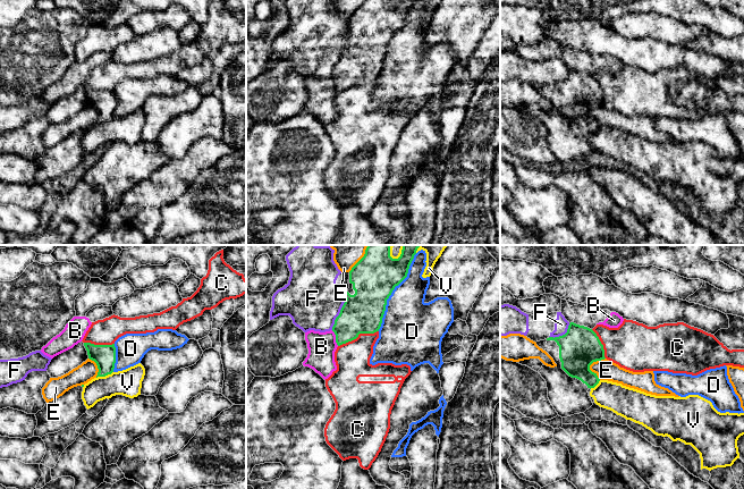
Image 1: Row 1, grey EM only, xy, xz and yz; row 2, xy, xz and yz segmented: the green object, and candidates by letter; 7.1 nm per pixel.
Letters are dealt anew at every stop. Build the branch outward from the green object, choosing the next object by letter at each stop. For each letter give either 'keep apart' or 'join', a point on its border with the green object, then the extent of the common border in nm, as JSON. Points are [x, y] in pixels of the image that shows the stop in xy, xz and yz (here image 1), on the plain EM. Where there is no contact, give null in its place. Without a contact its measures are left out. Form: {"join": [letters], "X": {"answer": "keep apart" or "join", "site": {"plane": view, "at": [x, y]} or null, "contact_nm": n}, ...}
{"join": [], "B": {"answer": "keep apart", "site": {"plane": "xz", "at": [336, 84]}, "contact_nm": 120}, "C": {"answer": "keep apart", "site": {"plane": "xz", "at": [357, 82]}, "contact_nm": 300}, "D": {"answer": "keep apart", "site": {"plane": "xz", "at": [391, 38]}, "contact_nm": 600}, "E": {"answer": "keep apart", "site": {"plane": "yz", "at": [590, 110]}, "contact_nm": 170}, "F": {"answer": "keep apart", "site": {"plane": "xz", "at": [340, 58]}, "contact_nm": 280}, "V": {"answer": "keep apart", "site": {"plane": "xy", "at": [104, 121]}, "contact_nm": 130}}

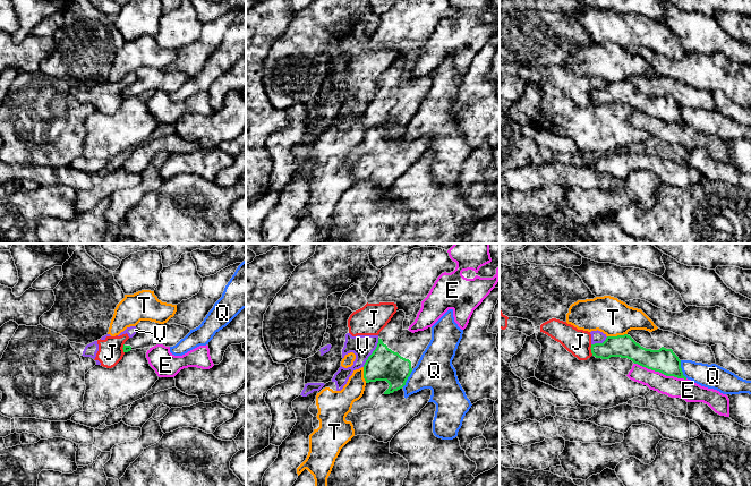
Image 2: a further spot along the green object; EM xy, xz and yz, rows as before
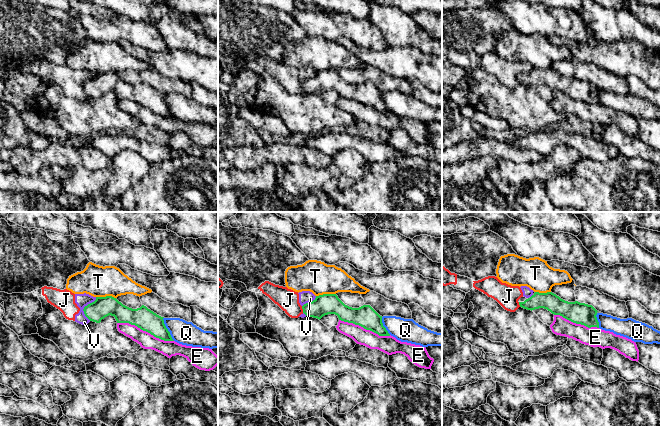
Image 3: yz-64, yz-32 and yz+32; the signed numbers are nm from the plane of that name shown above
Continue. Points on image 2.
{"join": [], "E": {"answer": "keep apart", "site": {"plane": "yz", "at": [660, 118]}, "contact_nm": 400}, "J": {"answer": "keep apart", "site": {"plane": "yz", "at": [591, 96]}, "contact_nm": 80}, "Q": {"answer": "keep apart", "site": {"plane": "yz", "at": [681, 116]}, "contact_nm": 140}, "T": {"answer": "keep apart", "site": {"plane": "yz", "at": [617, 82]}, "contact_nm": 150}, "V": {"answer": "keep apart", "site": {"plane": "xz", "at": [373, 99]}, "contact_nm": 240}}

